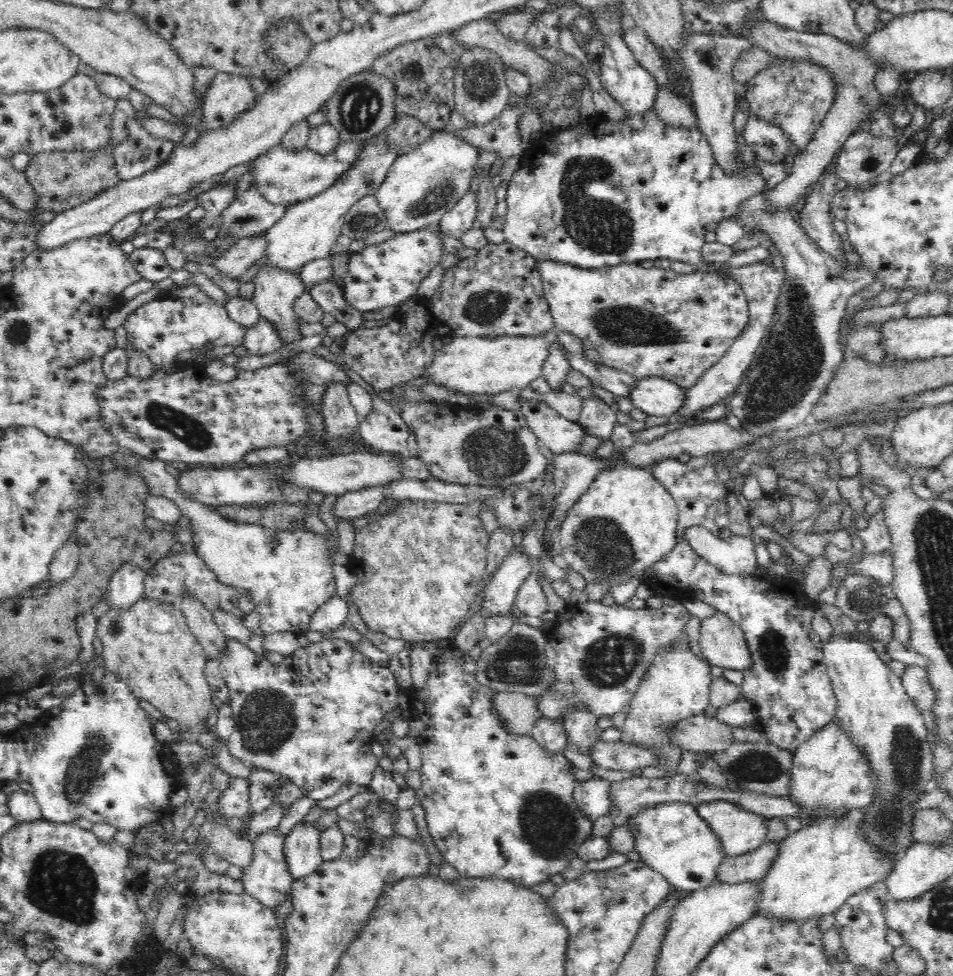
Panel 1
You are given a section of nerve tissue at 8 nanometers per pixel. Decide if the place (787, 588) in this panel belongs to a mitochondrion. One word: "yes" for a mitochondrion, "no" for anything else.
no

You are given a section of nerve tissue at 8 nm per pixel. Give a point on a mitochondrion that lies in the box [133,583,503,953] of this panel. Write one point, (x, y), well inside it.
(267, 721)

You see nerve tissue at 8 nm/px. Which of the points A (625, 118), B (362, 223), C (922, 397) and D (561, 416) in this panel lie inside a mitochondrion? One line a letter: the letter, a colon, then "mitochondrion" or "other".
A: other
B: mitochondrion
C: other
D: other

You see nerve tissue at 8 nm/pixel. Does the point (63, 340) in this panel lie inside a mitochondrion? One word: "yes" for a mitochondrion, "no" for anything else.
no

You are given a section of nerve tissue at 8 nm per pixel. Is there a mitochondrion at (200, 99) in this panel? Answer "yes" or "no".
no

